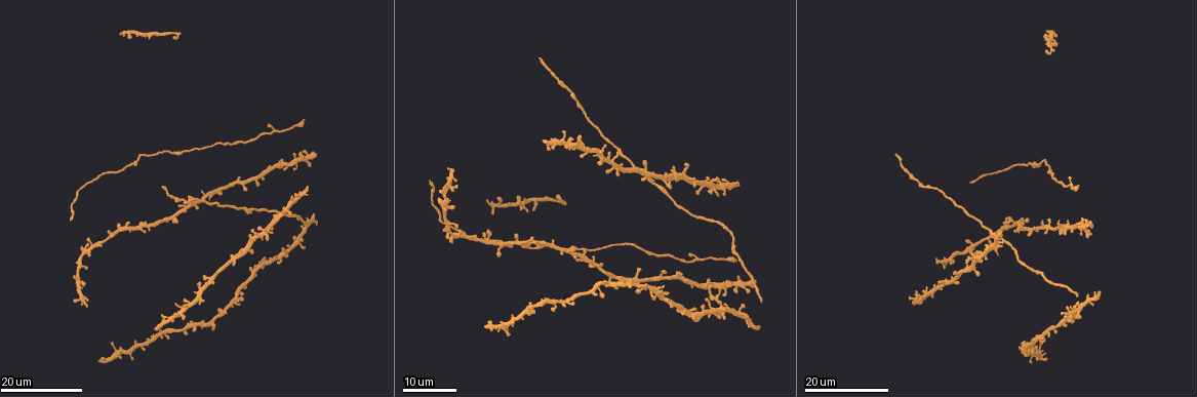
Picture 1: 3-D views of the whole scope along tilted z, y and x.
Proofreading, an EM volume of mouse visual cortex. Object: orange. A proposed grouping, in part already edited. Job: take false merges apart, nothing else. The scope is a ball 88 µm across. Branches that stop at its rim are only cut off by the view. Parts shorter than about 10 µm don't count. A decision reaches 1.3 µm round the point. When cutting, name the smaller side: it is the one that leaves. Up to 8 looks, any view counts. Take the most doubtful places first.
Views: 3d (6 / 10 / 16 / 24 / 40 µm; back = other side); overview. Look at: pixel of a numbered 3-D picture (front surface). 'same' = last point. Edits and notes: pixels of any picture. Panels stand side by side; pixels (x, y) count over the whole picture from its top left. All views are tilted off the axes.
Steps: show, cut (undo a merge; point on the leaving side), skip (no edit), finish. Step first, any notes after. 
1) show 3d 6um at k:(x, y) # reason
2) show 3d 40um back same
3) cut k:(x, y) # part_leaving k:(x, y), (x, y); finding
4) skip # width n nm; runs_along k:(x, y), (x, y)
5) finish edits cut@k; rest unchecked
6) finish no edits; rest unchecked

show 3d 24um at 1:(275, 129) # three-way junction

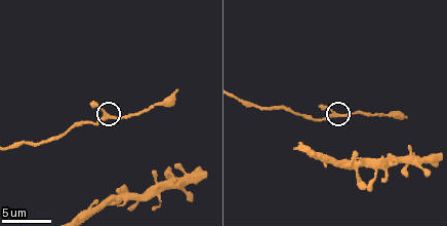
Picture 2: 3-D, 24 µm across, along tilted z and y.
show 3d 6um at 2:(341, 117)

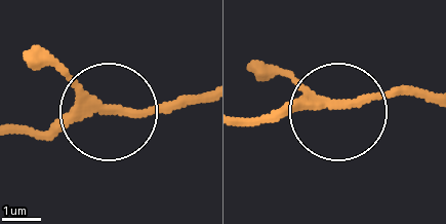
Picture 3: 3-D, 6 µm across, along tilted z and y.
show 3d 6um back at 3:(339, 104) # other side

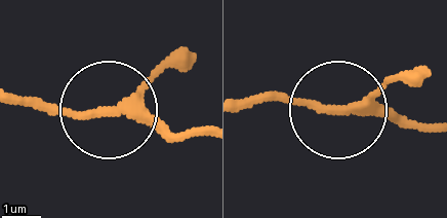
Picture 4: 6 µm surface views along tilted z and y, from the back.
skip # width 200 nm; one neuron here

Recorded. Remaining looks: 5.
show 3d 24um at 1:(173, 154) # calibre changes

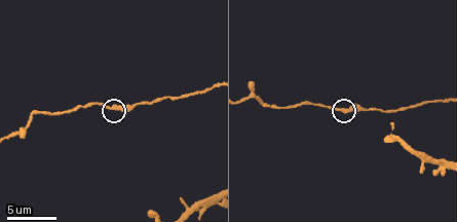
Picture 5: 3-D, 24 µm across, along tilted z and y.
show 3d 10um at 5:(113, 105)

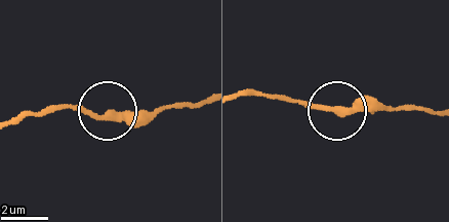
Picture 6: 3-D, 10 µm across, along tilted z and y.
skip # runs_along 6:(200, 101), (141, 114), (89, 115), (50, 107); one neuron here

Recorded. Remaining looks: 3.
show 3d 10um at 2:(157, 185) # arms part here

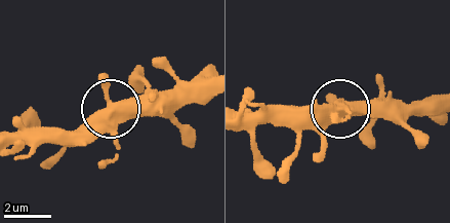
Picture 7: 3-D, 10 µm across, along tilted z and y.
skip # arms 3; runs_along 7:(178, 126), (158, 114), (106, 109), (77, 129), (43, 129); continuous, no second neuron

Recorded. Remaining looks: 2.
show 3d 16um at 1:(255, 179) # thin arm on a thick one

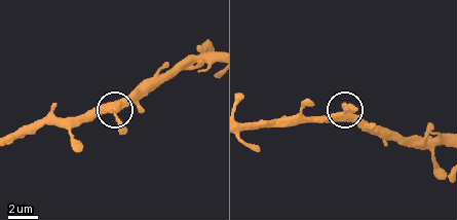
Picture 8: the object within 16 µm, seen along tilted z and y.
show 3d 6um at 8:(116, 115)

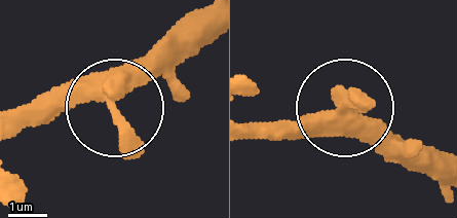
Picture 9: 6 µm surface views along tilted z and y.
skip # width 380 nm; all the same neuron

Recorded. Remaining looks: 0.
finish no edits; rest unchecked

